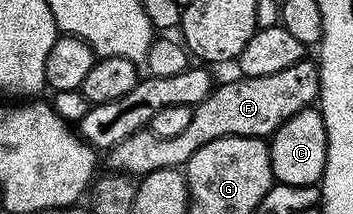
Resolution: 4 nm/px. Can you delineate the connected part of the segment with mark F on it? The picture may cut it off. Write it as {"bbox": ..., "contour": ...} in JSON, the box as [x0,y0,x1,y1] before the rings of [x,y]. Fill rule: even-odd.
{"bbox":[106,59,321,179],"contour":[[[304,59],[293,63],[293,67],[285,67],[285,71],[277,71],[273,75],[257,75],[256,77],[236,76],[236,81],[216,84],[199,105],[193,108],[193,119],[189,119],[185,131],[172,137],[162,137],[150,127],[129,135],[129,139],[121,139],[117,147],[106,150],[106,168],[116,173],[130,173],[142,179],[148,173],[162,169],[179,169],[193,159],[196,151],[201,151],[205,143],[213,143],[213,139],[226,137],[261,137],[270,138],[293,115],[312,108],[319,100],[321,75],[319,66],[314,60]]]}

